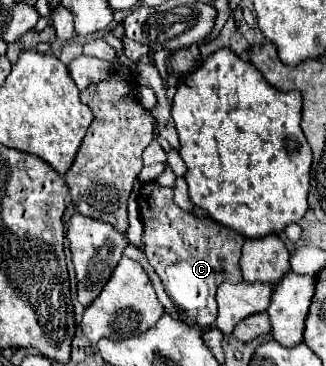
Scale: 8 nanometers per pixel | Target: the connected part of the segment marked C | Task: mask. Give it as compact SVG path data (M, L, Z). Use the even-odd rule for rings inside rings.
M147 183L139 195L139 213L145 227L145 255L155 273L161 277L171 301L183 309L183 313L199 323L211 327L217 319L217 287L225 281L243 281L239 269L239 257L243 237L205 215L193 215L173 203L173 191L159 183Z

